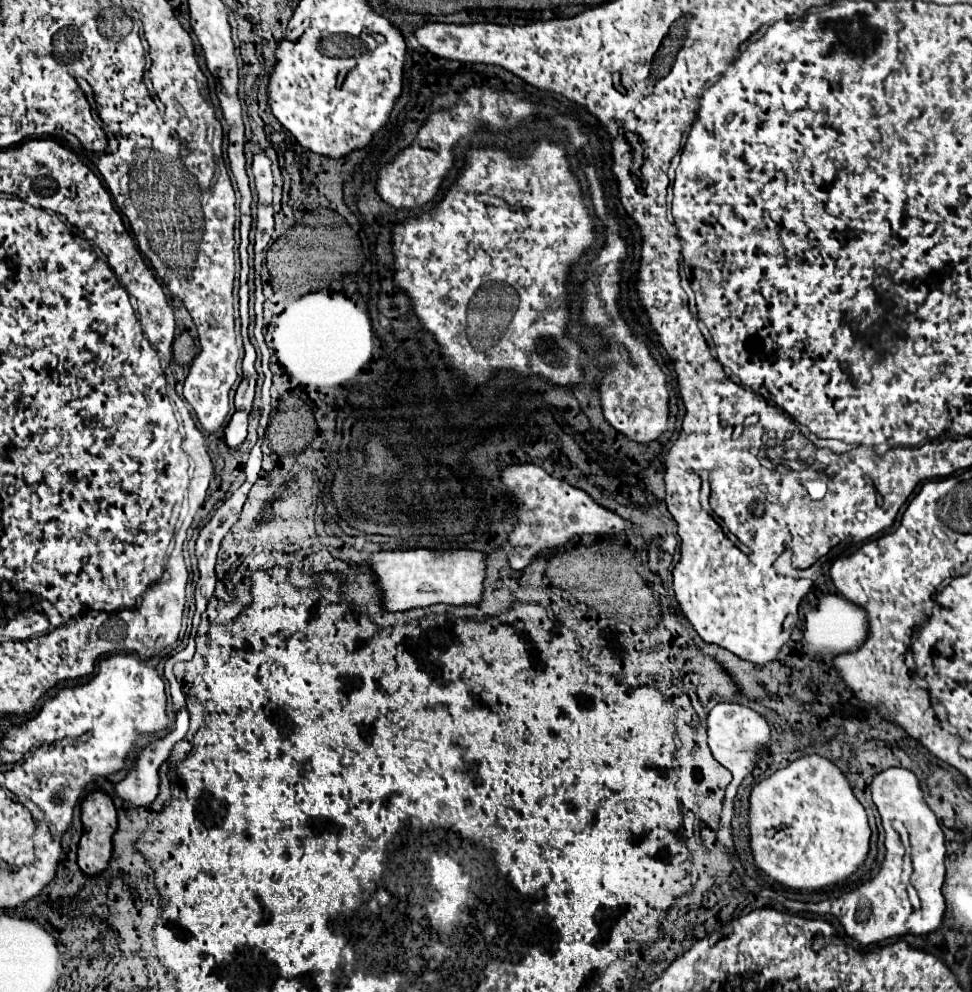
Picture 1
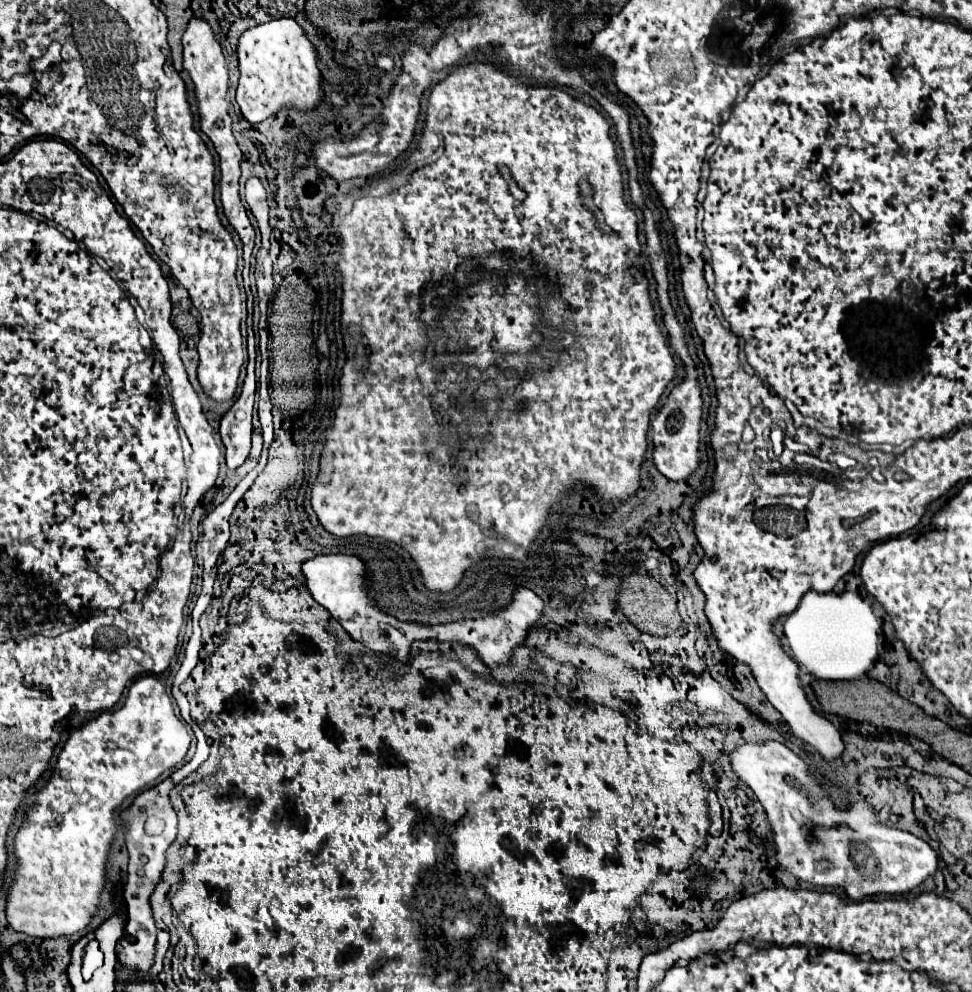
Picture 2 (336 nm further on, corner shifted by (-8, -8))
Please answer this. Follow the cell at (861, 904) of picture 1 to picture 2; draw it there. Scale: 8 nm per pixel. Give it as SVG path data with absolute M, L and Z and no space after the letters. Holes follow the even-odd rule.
M775 740L745 742L729 754L729 762L737 778L755 792L761 806L765 808L771 830L775 834L777 862L801 882L809 882L817 888L841 888L849 900L859 902L861 896L907 894L937 872L939 868L937 850L929 842L921 840L911 832L892 830L879 820L869 803L857 801L849 810L843 812L835 810L831 800L819 788L819 784L809 776L809 766L785 744Z

